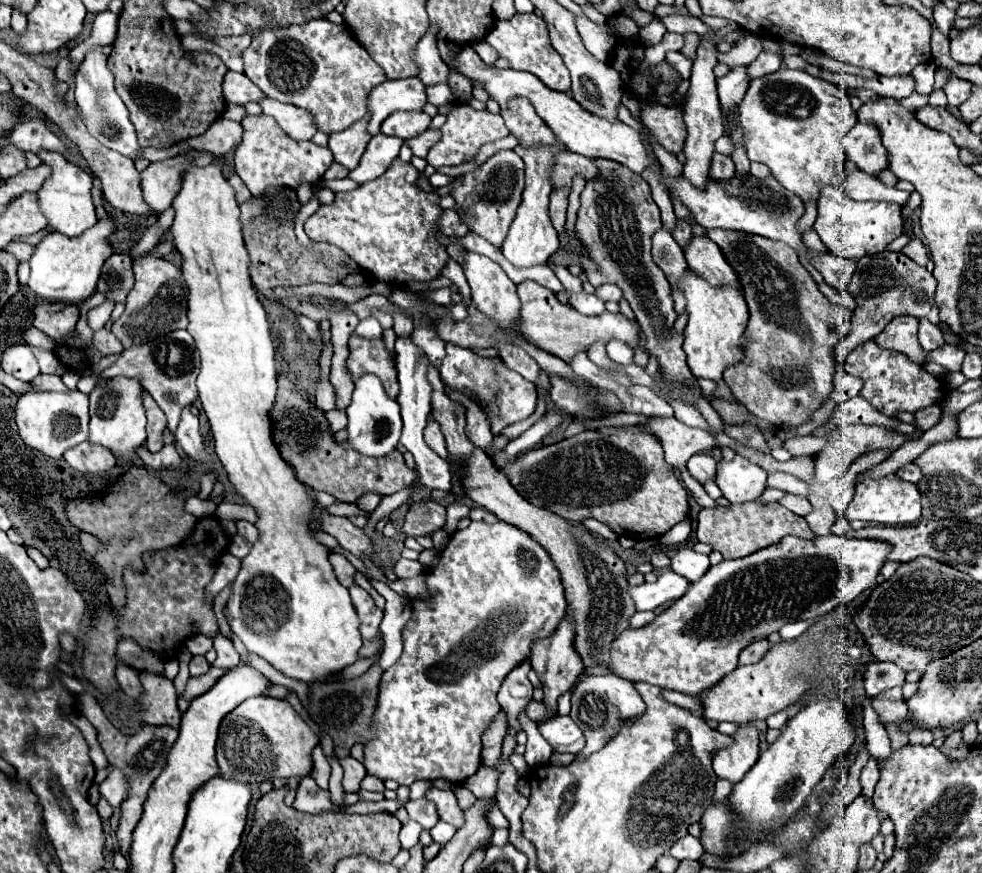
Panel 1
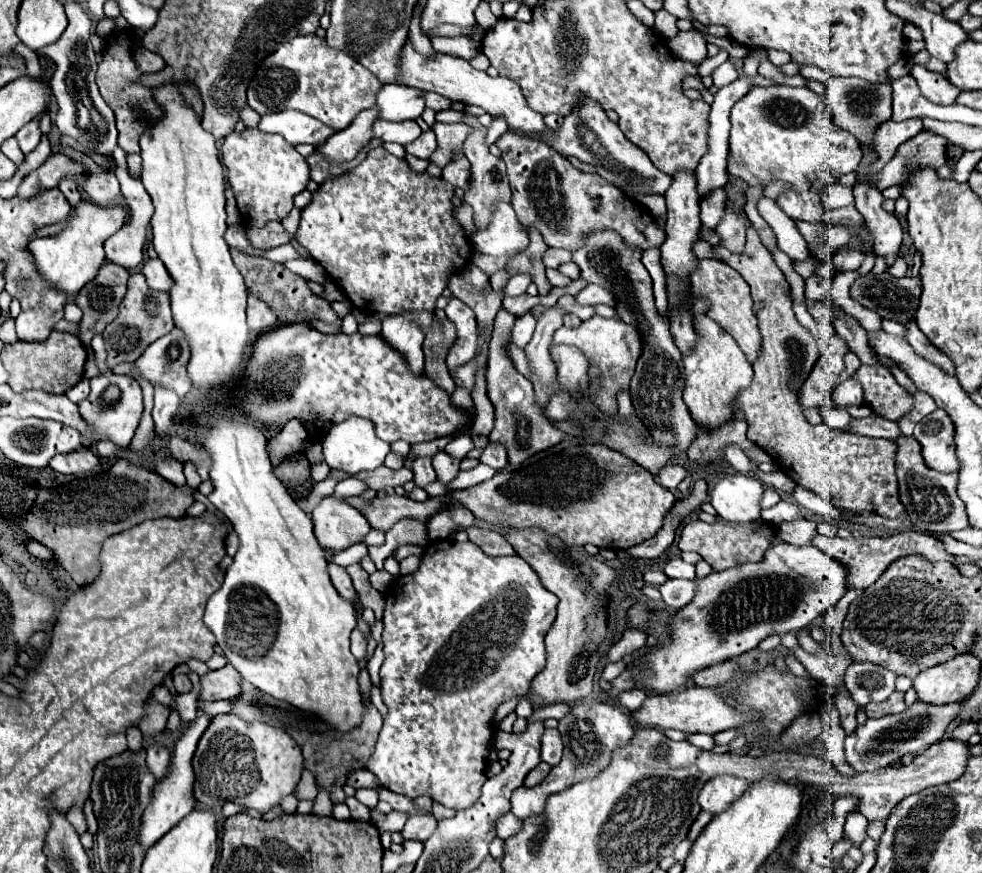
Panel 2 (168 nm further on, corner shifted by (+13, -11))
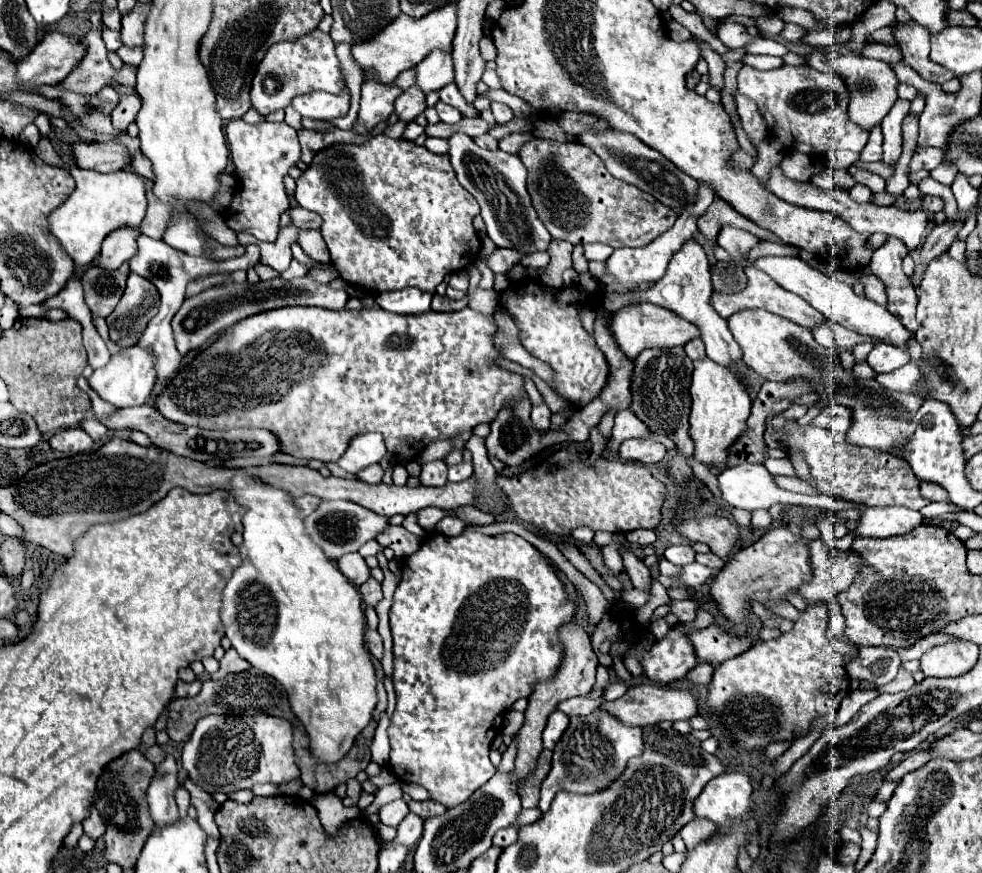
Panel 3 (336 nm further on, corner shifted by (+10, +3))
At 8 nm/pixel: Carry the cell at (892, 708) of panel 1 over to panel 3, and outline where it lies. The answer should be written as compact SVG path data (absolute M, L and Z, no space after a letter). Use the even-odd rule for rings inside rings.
M899 669L897 677L895 677L889 685L883 685L883 687L877 689L877 691L879 691L879 693L899 693L899 691L907 691L907 689L911 689L913 685L915 685L915 681L913 681L911 673L907 673L905 669Z

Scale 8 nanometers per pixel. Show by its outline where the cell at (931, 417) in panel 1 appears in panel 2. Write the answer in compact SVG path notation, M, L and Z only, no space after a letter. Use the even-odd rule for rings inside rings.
M872 413L866 419L852 419L844 431L866 437L884 437L884 439L896 439L900 435L898 425L890 419L880 419L878 413Z

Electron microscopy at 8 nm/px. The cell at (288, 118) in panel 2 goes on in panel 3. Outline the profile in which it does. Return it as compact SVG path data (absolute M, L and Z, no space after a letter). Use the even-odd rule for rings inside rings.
M309 93L305 97L295 97L291 107L303 117L333 121L345 117L349 111L349 97L333 97L331 93Z

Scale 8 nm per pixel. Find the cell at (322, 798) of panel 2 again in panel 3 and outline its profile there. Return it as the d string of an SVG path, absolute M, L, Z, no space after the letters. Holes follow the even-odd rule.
M327 791L327 793L317 793L315 795L315 801L313 801L317 813L319 813L319 819L325 827L325 831L329 835L333 835L341 823L345 821L351 821L359 815L359 807L353 805L353 807L345 807L341 797L335 793L335 791Z

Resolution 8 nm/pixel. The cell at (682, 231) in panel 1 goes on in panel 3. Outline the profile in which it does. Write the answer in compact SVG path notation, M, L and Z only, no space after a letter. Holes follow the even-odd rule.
M693 339L693 341L687 341L685 345L685 353L695 361L697 357L703 357L705 355L705 345L701 339Z

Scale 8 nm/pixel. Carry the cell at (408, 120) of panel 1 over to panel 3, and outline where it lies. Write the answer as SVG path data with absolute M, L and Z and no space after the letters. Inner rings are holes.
M409 87L407 91L403 91L403 95L395 101L395 113L399 117L399 121L409 123L413 121L419 113L425 111L425 95L417 89L417 87Z

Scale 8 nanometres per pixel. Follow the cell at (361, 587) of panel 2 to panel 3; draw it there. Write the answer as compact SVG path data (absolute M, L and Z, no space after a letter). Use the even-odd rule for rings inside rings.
M375 579L365 581L365 583L359 587L359 593L363 595L363 601L365 601L367 605L373 605L373 607L383 599L381 583L379 583L379 581L375 581Z

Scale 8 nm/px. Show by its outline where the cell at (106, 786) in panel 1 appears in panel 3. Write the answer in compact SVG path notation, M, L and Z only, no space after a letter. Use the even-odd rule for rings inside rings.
M93 807L89 809L89 817L83 821L83 829L85 829L85 833L87 833L89 837L93 837L93 839L99 839L99 837L105 833L105 825L103 825L99 813L97 813Z

